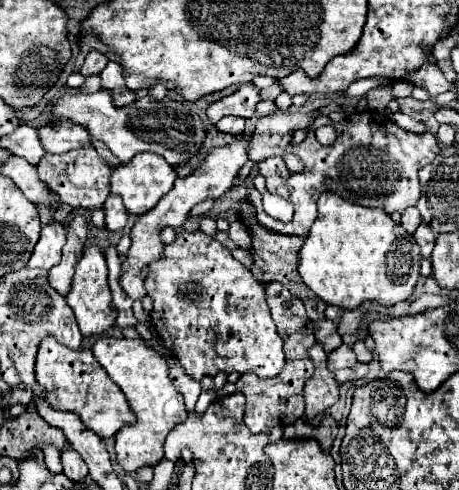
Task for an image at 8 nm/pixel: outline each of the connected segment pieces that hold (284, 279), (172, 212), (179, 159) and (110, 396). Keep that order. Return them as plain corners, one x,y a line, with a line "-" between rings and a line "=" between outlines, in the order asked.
245,199
241,203
241,211
239,211
239,219
251,229
251,237
253,237
253,247
251,247
251,255
253,255
253,275
259,283
281,283
283,287
293,289
295,283
299,281
299,273
297,273
297,257
299,257
299,249
305,243
305,237
295,237
295,235
279,235
273,231
263,229
257,221
255,221
255,207
=
239,135
239,137
233,139
231,145
213,149
195,173
175,179
175,185
173,185
171,193
167,193
167,197
163,197
163,201
159,201
159,205
155,205
155,209
151,209
151,213
145,213
143,217
137,219
137,223
133,225
133,231
131,231
131,247
127,251
127,259
121,265
121,287
123,287
125,293
129,293
129,297
133,301
143,299
147,295
145,287
143,287
143,281
145,281
143,269
149,267
153,261
163,257
163,241
159,237
161,229
165,229
165,227
183,227
183,223
187,221
191,209
197,203
205,201
205,197
219,199
221,195
227,193
233,187
233,179
237,177
239,169
247,161
249,141
251,139
247,135
=
69,89
59,101
55,101
51,119
73,119
75,123
83,125
91,135
101,139
121,163
129,163
137,153
149,151
165,157
171,167
179,167
185,165
205,143
201,119
195,113
189,113
183,103
167,97
163,101
155,101
147,95
127,107
115,109
109,91
85,95
77,89
=
45,337
35,359
35,379
45,389
45,401
53,409
75,413
87,429
103,439
113,437
121,427
135,421
135,413
129,409
123,391
107,377
105,369
95,361
91,349
73,351
59,345
55,337

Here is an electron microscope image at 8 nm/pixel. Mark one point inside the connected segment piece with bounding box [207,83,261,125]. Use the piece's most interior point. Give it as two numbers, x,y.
242,103

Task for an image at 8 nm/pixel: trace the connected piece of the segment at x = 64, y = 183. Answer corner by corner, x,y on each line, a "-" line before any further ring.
85,145
73,151
67,151
63,155
45,155
41,159
41,163
37,165
37,173
39,179
51,189
55,191
63,203
71,205
71,207
83,207
83,209
97,209
105,203
107,195
109,195
109,177
113,173
113,167
103,161
93,145

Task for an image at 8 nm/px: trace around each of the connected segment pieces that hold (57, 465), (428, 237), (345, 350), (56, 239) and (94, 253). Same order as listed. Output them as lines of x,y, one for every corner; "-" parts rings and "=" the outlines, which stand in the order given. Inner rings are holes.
51,445
45,449
45,463
47,463
47,467
49,467
51,473
61,473
63,471
63,467
61,467
61,455
=
421,225
421,227
415,231
413,239
417,241
417,245
419,245
419,249
421,249
421,257
423,257
423,259
429,259
429,257
431,257
431,251
433,251
433,243
435,243
435,235
431,233
431,229
429,229
427,225
=
341,345
339,349
331,351
329,357
327,357
327,369
329,369
331,373
335,373
335,371
339,371
339,369
353,367
355,363
357,363
357,359
355,359
355,353
353,353
353,349
351,349
349,345
=
61,223
45,225
41,229
41,237
33,249
33,255
27,261
27,267
49,271
53,265
59,265
63,245
65,245
65,227
=
91,245
83,251
81,261
75,267
75,277
73,277
71,293
67,295
67,303
77,317
77,323
79,323
79,329
81,329
83,337
99,335
99,333
107,331
109,327
113,327
115,317
117,317
117,309
113,307
113,301
111,301
111,291
109,291
109,285
107,285
105,255
99,247

